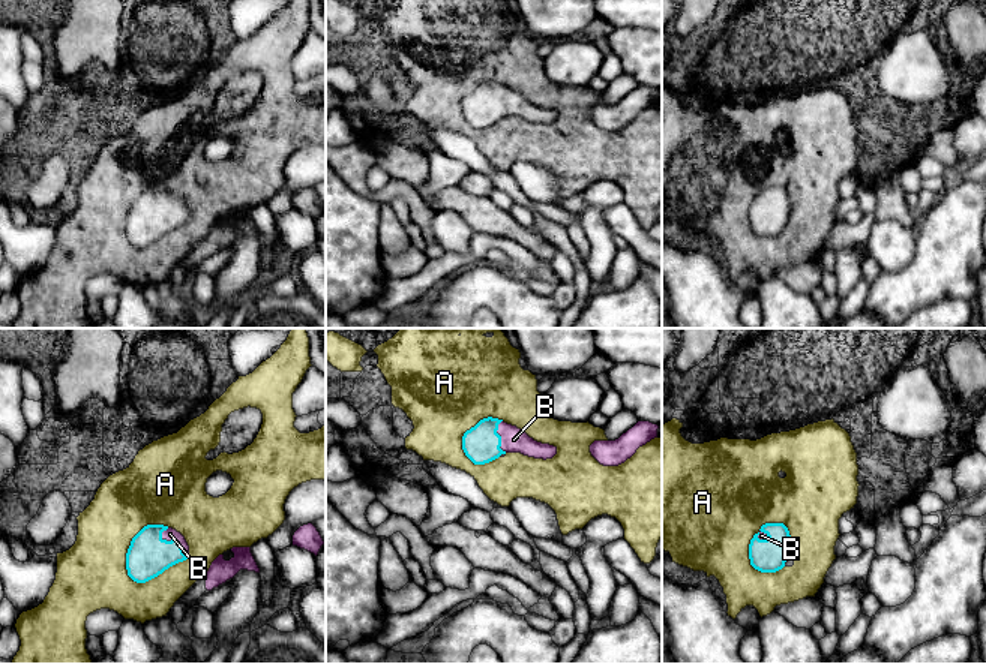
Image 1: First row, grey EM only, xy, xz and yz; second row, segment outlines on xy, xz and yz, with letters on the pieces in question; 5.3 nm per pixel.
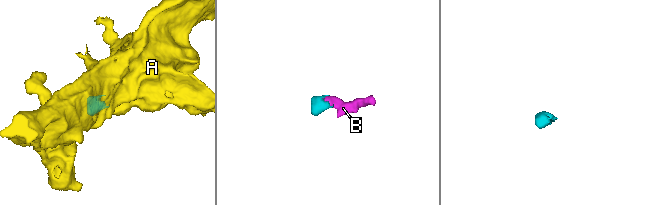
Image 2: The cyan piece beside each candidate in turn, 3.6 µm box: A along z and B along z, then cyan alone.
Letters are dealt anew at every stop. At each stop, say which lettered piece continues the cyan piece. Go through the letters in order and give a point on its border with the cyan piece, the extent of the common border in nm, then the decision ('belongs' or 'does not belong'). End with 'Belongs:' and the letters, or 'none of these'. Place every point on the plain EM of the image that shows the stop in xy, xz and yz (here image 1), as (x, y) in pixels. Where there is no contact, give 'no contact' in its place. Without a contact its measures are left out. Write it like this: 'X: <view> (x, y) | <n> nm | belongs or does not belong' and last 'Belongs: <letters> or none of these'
A: xy (158, 239) | 360 nm | does not belong
B: xy (176, 204) | 200 nm | belongs
Belongs: B

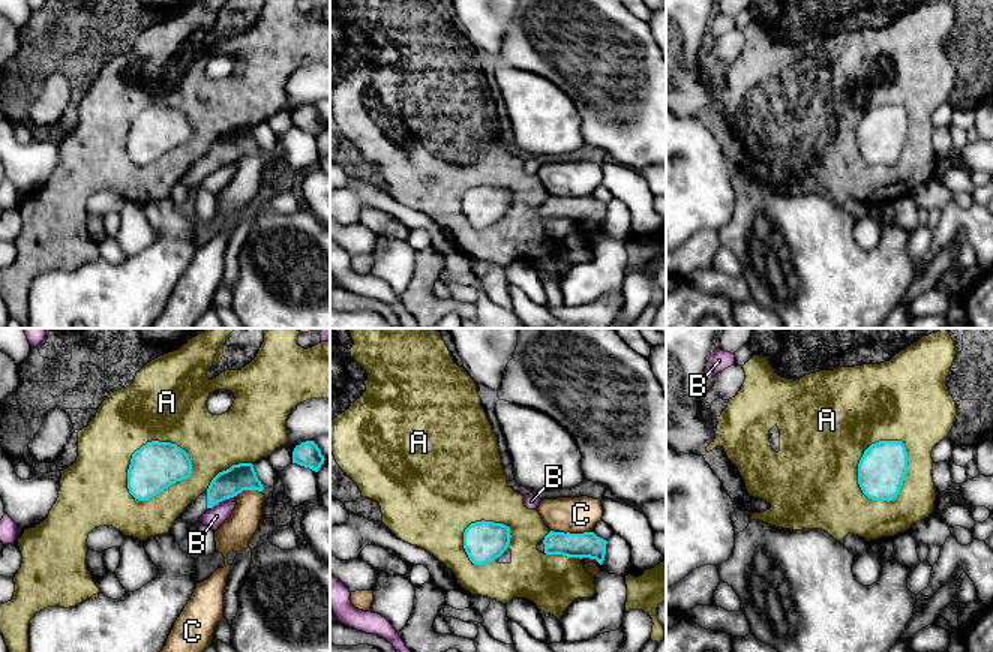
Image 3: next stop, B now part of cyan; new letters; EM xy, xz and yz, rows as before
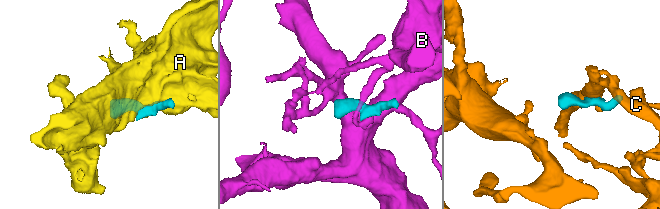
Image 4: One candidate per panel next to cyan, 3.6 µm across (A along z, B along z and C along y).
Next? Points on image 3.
A: xy (161, 155) | 380 nm | does not belong
B: xy (224, 164) | 110 nm | does not belong
C: xz (572, 198) | 220 nm | does not belong
Belongs: none of these

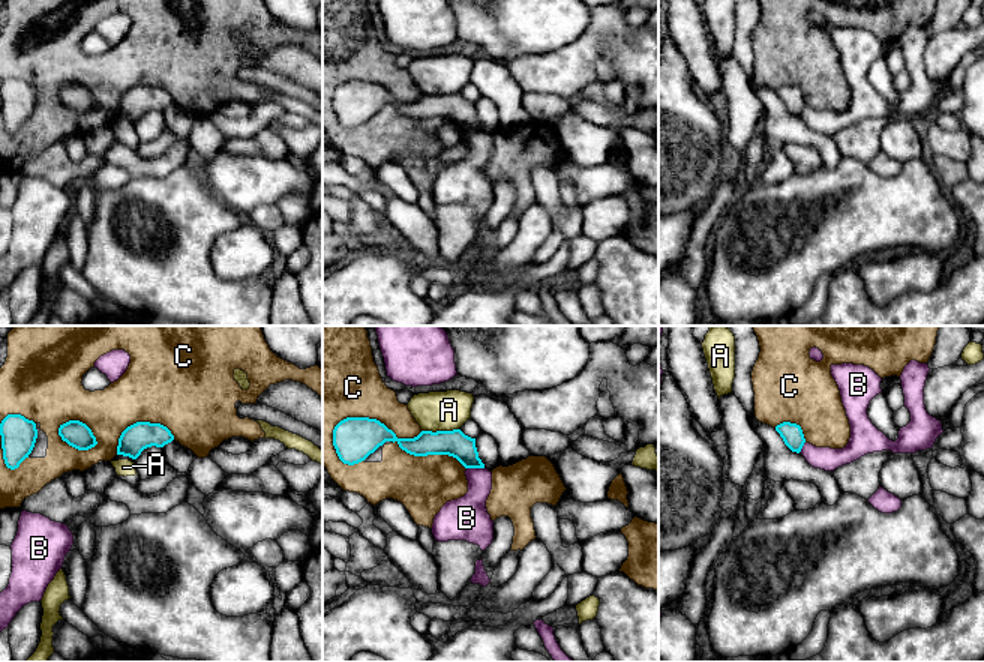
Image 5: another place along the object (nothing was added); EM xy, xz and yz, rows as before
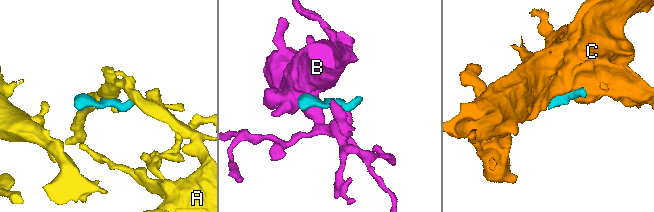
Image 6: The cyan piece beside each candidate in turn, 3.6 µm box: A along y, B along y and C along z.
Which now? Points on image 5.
A: xz (440, 95) | 200 nm | does not belong
B: xz (476, 131) | 100 nm | does not belong
C: xz (396, 104) | 750 nm | does not belong
Belongs: none of these

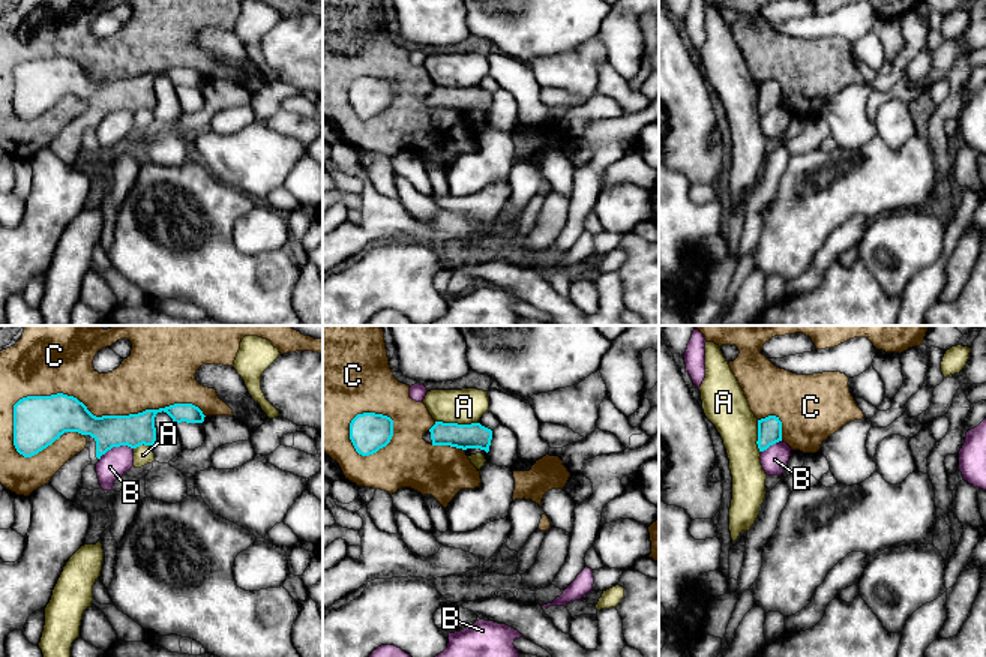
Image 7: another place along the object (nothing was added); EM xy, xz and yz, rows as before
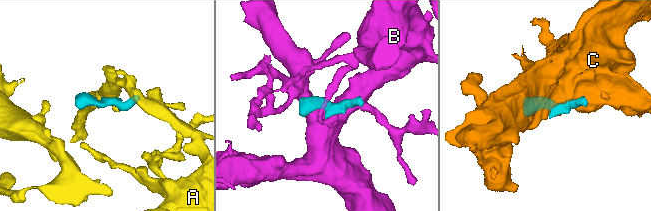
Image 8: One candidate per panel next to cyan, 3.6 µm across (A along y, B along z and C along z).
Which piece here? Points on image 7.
A: xz (456, 87) | 240 nm | does not belong
B: xy (114, 110) | 200 nm | does not belong
C: xy (89, 75) | 1050 nm | does not belong
Belongs: none of these

